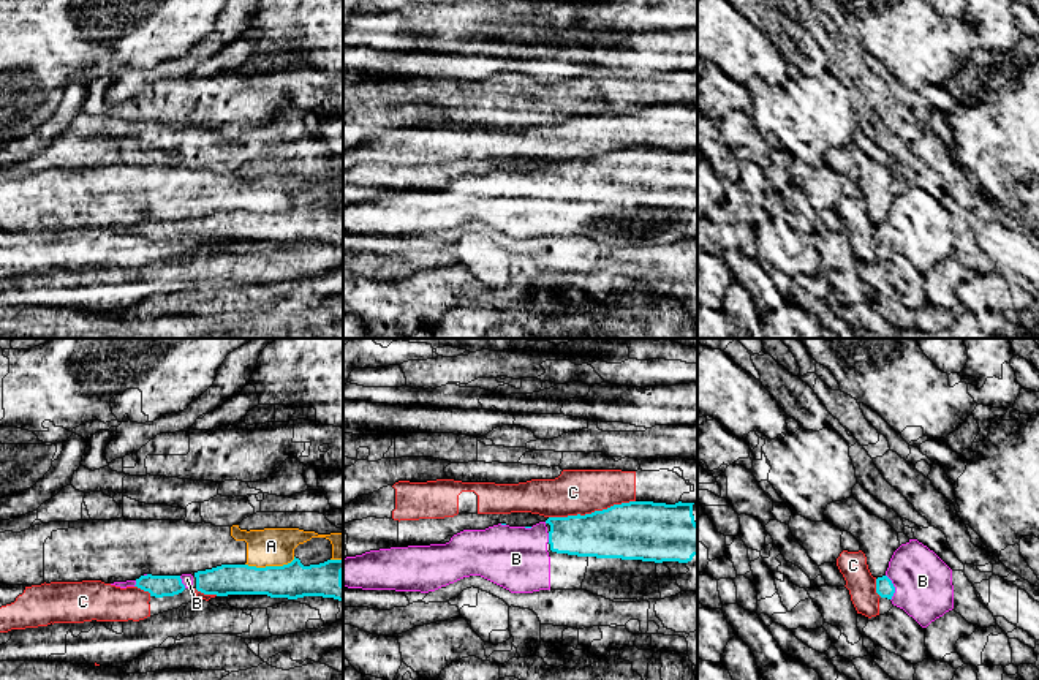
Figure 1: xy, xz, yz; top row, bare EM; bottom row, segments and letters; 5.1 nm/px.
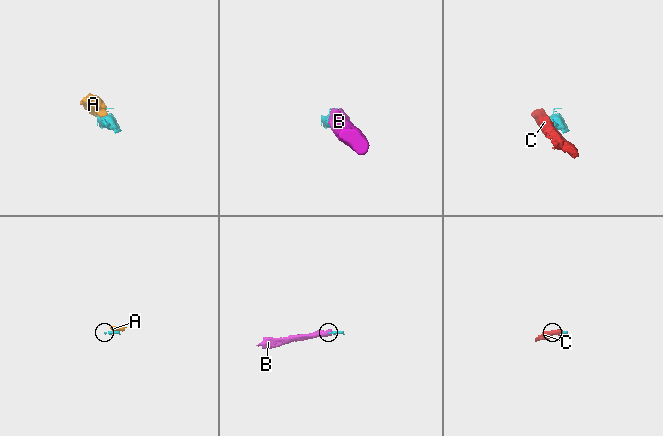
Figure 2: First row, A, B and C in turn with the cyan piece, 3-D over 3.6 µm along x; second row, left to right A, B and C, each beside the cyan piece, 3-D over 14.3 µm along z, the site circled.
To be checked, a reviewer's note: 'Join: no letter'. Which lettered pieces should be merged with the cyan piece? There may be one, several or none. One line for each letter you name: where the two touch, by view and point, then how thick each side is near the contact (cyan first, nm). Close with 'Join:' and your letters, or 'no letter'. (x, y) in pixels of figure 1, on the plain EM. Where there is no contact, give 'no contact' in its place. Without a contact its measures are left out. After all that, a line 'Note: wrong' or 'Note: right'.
B: meets cyan in yz at (894, 233); 90 nm thick on the cyan side, 300 nm on the other
Join: B
Note: wrong

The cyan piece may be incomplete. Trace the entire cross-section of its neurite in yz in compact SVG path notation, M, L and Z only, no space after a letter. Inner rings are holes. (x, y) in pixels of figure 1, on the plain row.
M917 185L901 190L892 201L882 223L876 225L876 239L903 255L922 274L954 255L952 215Z

